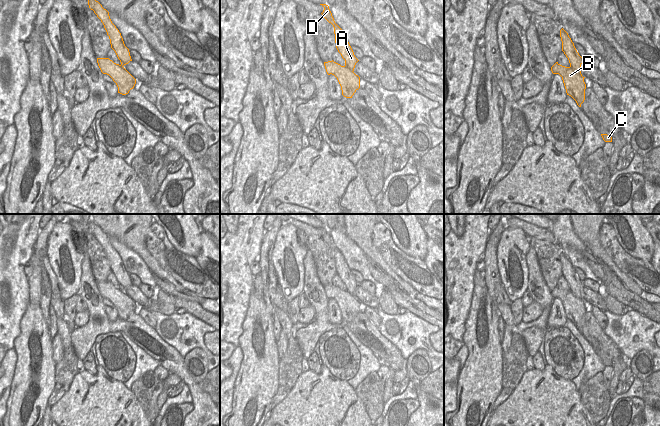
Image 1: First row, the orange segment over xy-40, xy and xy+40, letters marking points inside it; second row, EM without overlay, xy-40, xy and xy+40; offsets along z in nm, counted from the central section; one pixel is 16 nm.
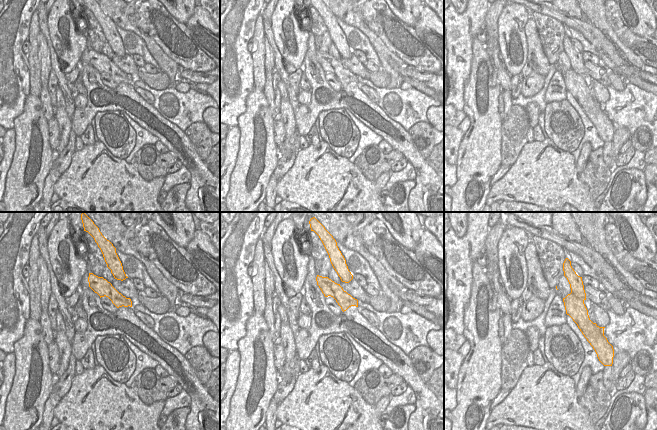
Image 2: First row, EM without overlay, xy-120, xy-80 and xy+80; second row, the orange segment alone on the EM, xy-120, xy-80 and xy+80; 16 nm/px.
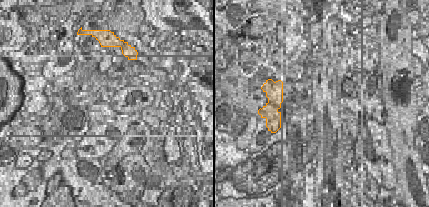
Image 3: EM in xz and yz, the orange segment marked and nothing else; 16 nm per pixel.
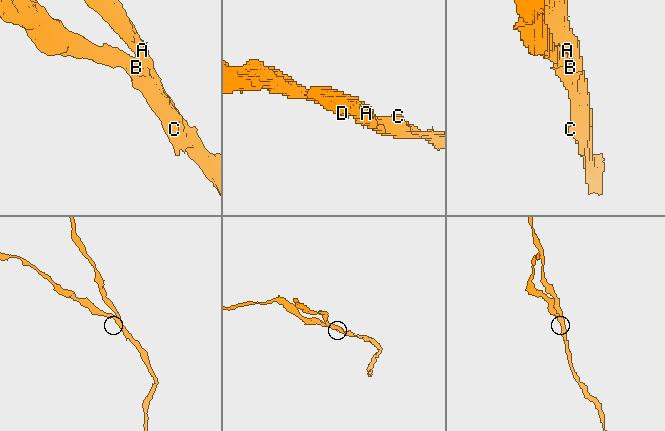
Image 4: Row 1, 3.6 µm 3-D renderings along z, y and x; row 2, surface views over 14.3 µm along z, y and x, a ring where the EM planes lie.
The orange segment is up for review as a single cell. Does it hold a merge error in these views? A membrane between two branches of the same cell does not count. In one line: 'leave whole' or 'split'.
split

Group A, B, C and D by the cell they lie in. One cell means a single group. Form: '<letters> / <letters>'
A C D / B

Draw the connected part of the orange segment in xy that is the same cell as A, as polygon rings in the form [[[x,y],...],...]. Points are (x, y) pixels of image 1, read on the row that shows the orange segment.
[[[320,4],[324,7],[322,16],[333,25],[334,34],[335,34],[335,43],[338,52],[341,54],[342,58],[345,60],[345,66],[350,70],[354,71],[356,63],[359,61],[347,41],[342,29],[335,23],[332,13],[329,9],[329,6],[326,4]]]

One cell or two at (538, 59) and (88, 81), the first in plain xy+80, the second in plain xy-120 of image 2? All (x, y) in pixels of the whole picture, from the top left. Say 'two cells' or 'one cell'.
one cell

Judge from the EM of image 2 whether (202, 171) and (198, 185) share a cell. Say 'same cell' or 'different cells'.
same cell

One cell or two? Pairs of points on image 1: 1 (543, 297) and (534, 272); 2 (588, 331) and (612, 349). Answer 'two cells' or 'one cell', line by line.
1: one cell
2: one cell

